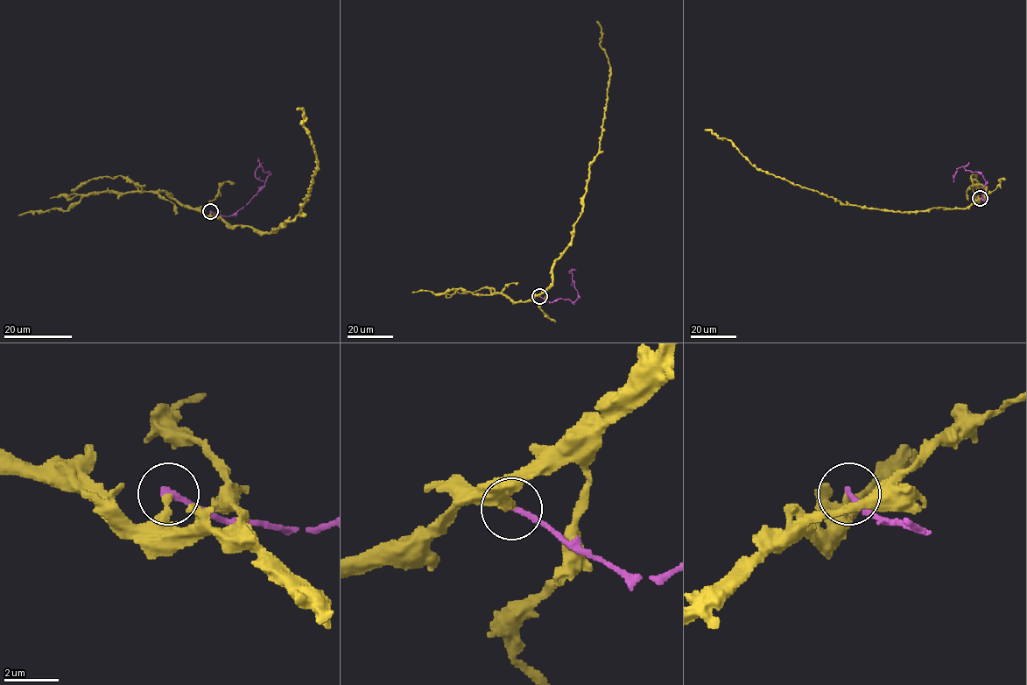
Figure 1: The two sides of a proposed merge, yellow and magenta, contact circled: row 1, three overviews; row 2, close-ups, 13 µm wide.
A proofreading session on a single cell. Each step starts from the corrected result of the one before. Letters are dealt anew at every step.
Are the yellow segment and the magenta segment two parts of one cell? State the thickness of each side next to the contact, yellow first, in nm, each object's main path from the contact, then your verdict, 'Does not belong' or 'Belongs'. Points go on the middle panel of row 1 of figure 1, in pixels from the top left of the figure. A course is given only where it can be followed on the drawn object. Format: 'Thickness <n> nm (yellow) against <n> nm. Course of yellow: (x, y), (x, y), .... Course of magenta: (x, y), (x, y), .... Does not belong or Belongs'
Thickness 240 nm (yellow) against 220 nm. Course of yellow: (539, 296), (552, 283), (552, 264), (571, 239), (589, 163), (598, 151), (610, 67), (600, 45), (596, 21). Course of magenta: (539, 297), (552, 302), (559, 299), (574, 301), (577, 291), (569, 272), (574, 269). Does not belong

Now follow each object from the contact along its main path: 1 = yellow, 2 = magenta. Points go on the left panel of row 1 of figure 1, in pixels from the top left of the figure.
1: (210, 211), (230, 228), (249, 226), (272, 233), (299, 213), (317, 158), (301, 124), (303, 111), (296, 109)
2: (210, 211), (230, 215), (246, 205), (269, 175), (260, 164), (255, 173), (264, 182), (263, 187)

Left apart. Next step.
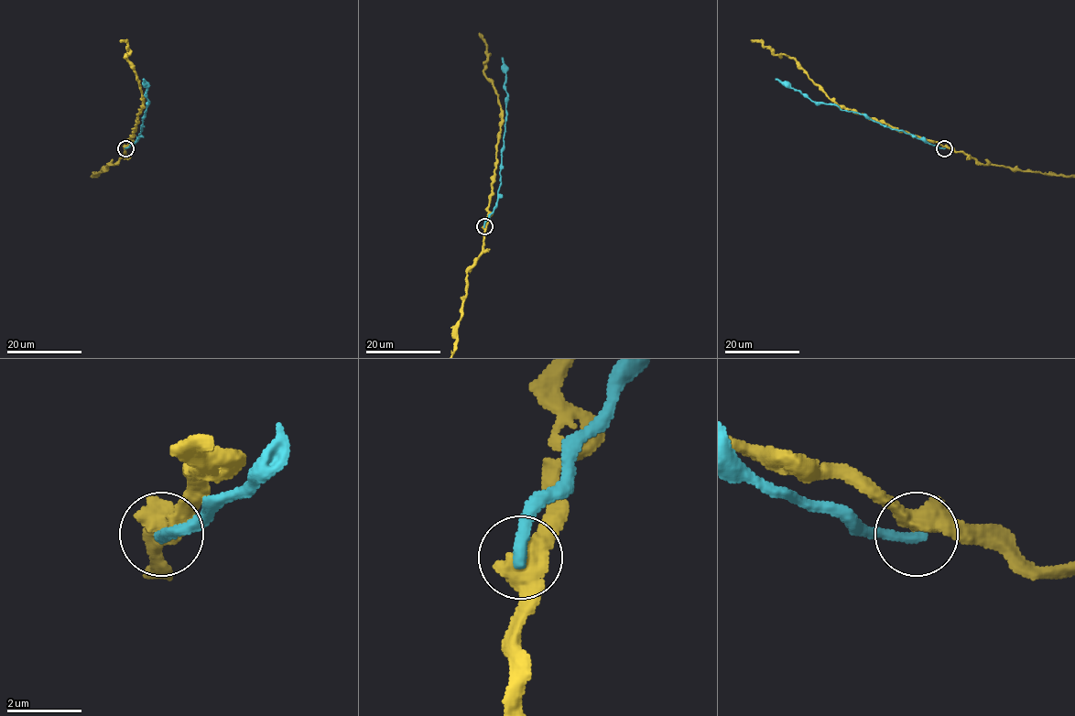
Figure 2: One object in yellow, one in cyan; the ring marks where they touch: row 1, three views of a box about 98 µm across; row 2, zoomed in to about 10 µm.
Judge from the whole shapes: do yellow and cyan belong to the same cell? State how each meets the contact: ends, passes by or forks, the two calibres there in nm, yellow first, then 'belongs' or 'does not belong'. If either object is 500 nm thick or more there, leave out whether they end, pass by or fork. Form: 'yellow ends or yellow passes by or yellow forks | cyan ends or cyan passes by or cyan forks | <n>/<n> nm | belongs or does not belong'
550/320 nm | does not belong

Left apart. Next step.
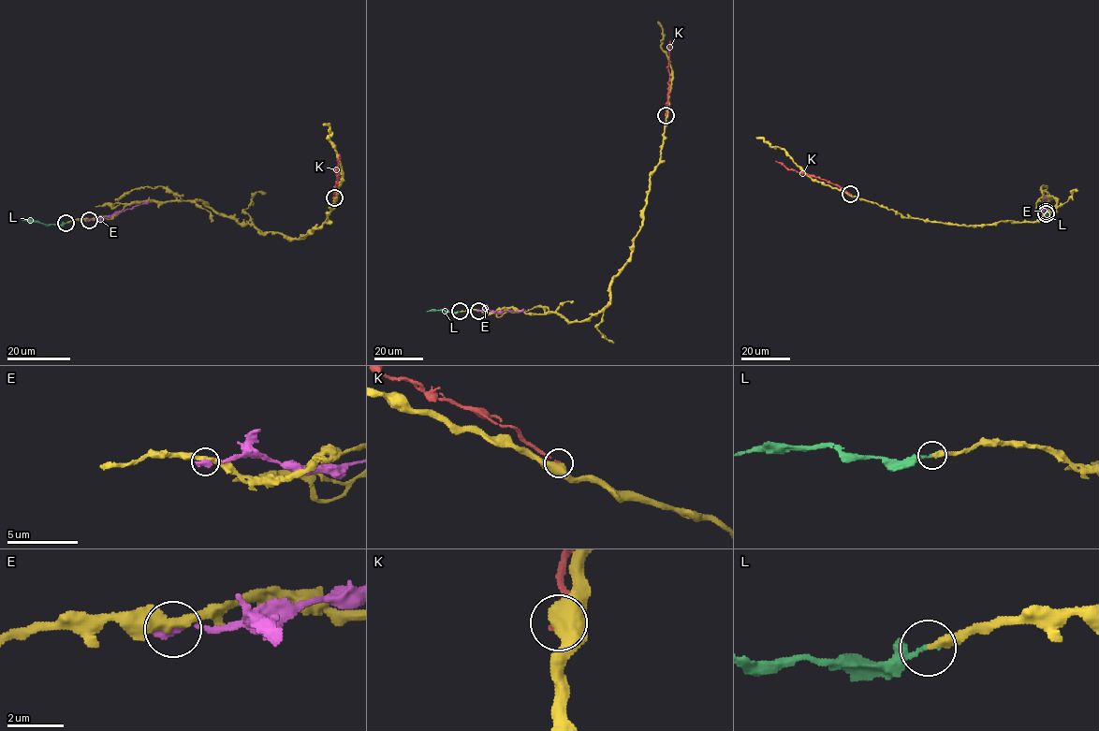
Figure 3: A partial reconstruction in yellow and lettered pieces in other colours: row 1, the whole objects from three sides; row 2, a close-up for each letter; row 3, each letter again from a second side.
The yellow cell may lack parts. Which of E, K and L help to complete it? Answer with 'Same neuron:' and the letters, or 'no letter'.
Same neuron: L

